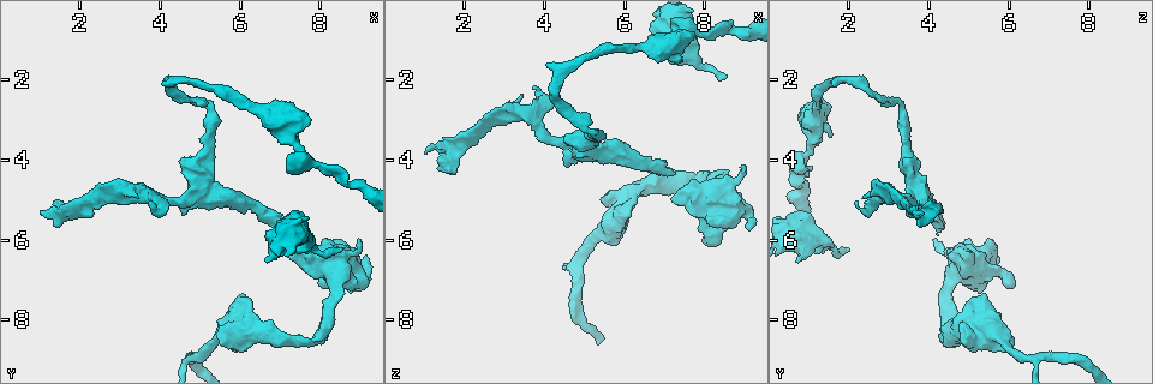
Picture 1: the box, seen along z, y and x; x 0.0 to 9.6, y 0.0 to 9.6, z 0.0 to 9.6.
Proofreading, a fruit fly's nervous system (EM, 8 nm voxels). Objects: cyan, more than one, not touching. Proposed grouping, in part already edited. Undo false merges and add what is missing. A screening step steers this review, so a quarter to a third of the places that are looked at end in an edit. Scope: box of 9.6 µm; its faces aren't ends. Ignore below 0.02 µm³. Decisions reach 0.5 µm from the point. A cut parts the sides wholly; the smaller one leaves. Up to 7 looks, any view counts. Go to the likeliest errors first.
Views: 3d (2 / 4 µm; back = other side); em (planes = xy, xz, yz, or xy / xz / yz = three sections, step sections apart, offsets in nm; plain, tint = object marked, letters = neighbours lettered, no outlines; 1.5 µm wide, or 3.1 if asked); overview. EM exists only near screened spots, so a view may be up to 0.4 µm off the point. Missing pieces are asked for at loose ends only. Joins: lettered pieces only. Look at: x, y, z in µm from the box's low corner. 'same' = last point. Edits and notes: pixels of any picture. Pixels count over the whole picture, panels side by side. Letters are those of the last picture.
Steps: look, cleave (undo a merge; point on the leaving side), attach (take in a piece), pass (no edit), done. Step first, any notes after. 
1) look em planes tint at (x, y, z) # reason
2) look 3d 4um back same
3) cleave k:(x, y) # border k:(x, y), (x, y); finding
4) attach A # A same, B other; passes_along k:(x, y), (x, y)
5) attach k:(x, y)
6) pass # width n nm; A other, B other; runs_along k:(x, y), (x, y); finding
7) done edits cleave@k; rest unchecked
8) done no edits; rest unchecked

look em planes tint at (5.20, 2.60, 3.30) # abrupt turn

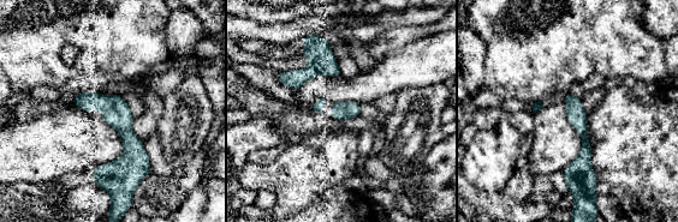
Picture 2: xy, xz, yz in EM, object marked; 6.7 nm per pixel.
look em planes letters same

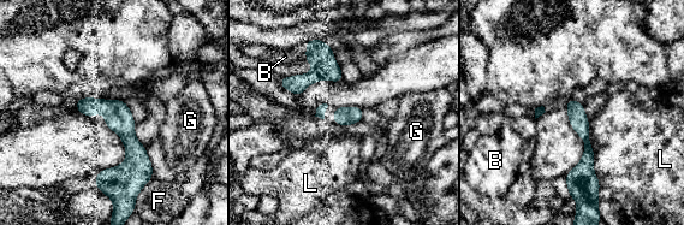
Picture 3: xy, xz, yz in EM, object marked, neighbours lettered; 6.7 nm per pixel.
pass # B other, F other, G other, L other; border 3:(588, 120), (593, 172), (601, 185); all the same neuron

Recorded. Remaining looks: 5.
look 3d 4um at (1.00, 5.35, 3.85)

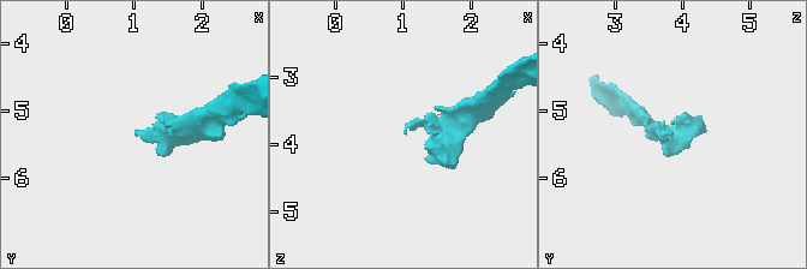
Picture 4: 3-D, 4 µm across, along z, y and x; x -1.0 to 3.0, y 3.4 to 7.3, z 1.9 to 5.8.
look em xz step 4 letters at (1.05, 5.30, 3.85) # need the tissue

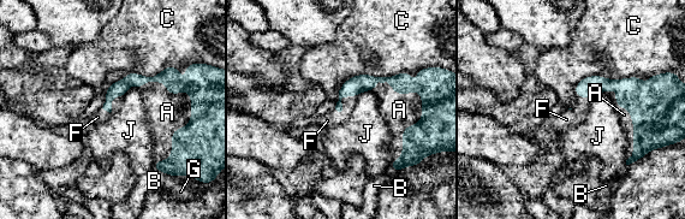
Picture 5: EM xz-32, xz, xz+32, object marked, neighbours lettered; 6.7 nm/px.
attach A, F # longest_contact A 650 nm; A same, B other, C other, F same, G other, J other; the neuron continues

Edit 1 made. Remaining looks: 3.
look em planes letters at (8.60, 6.25, 1.85) # an open end

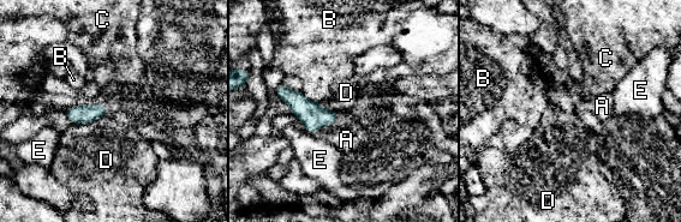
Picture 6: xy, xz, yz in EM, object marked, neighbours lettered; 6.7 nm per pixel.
attach A # width 110 nm; longest_contact D 220 nm; A same, B other, C other, D other, E other; the neuron continues

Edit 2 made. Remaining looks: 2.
done edits attach@5, attach@6; rest unchecked

